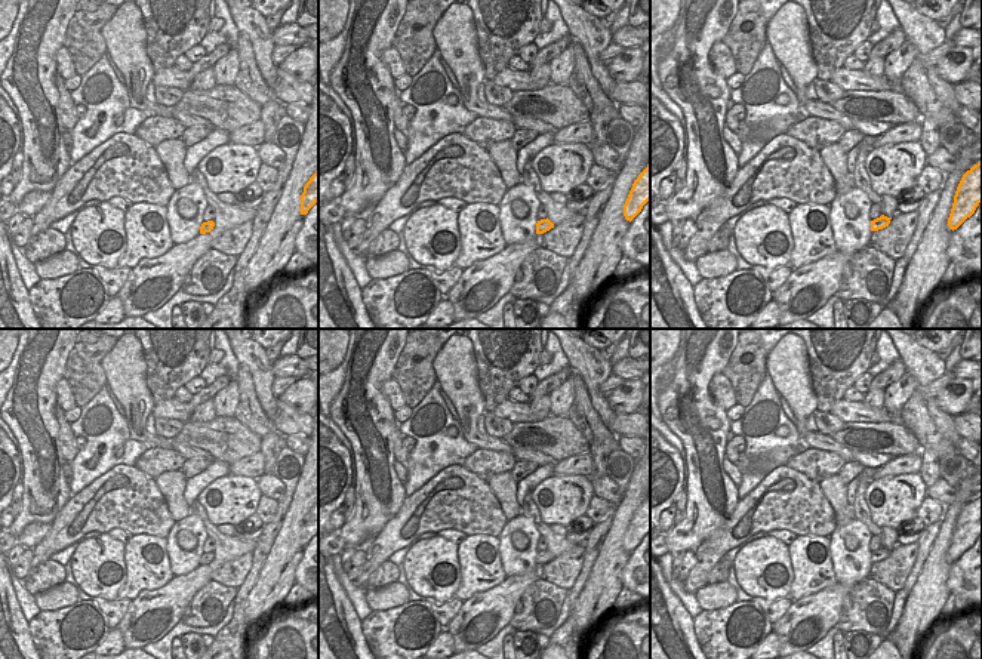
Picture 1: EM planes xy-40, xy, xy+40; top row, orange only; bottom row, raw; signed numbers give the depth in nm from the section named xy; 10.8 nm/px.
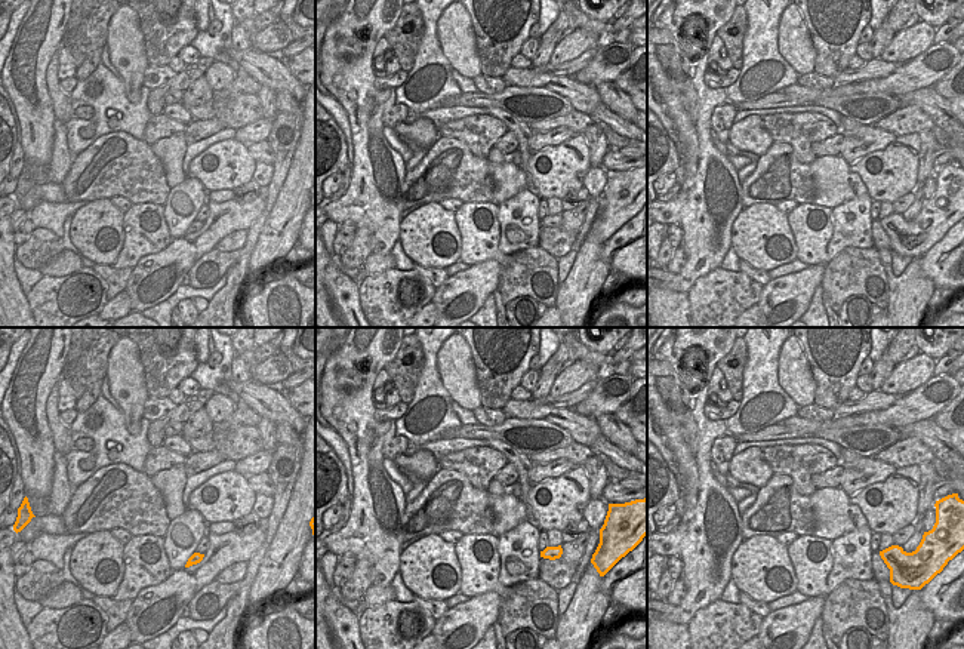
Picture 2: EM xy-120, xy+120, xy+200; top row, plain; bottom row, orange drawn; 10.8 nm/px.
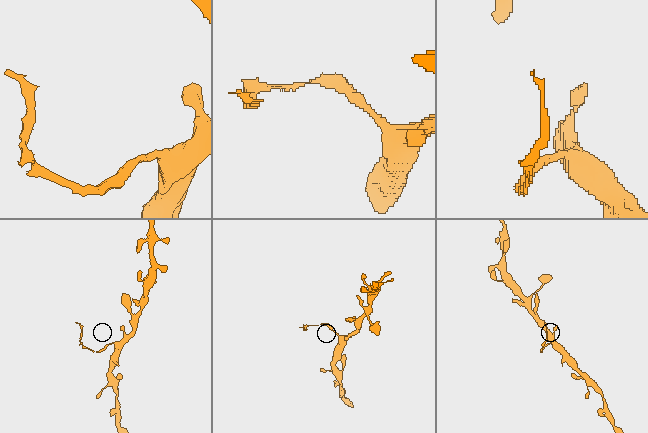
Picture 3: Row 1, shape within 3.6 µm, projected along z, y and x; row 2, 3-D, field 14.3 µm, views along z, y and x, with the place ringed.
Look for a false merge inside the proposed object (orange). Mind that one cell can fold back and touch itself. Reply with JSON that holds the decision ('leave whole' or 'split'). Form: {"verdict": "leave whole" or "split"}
{"verdict": "split"}

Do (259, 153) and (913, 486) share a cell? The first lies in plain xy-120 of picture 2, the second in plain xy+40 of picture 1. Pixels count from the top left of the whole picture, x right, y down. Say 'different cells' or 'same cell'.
different cells

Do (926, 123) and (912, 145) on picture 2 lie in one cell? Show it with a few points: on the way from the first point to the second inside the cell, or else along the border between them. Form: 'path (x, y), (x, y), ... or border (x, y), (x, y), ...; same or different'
border (918, 132), (898, 137); different

